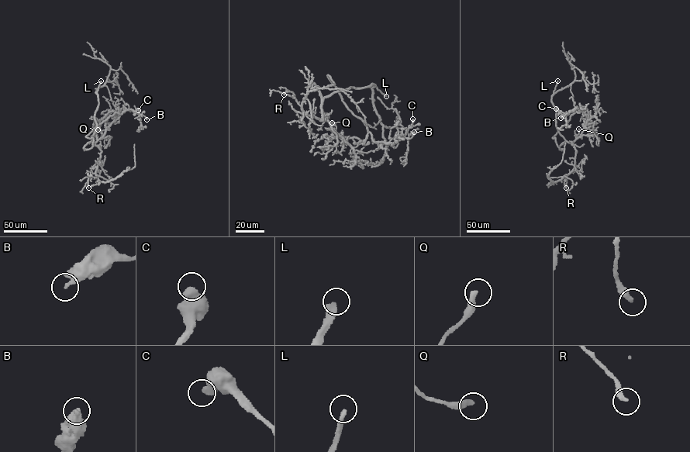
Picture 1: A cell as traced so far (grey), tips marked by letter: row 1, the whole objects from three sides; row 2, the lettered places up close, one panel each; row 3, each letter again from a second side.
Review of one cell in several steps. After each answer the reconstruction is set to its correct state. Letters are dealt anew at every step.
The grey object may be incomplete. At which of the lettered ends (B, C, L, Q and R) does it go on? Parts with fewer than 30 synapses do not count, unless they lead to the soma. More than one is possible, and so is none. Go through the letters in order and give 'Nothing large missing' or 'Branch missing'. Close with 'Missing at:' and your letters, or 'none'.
B: Nothing large missing
C: Nothing large missing
L: Branch missing
Q: Nothing large missing
R: Nothing large missing
Missing at: L

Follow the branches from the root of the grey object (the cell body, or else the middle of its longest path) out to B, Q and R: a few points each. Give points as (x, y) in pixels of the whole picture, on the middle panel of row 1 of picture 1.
B: (333, 93), (324, 98), (322, 112), (353, 147), (369, 132), (375, 141), (393, 143), (412, 138), (414, 132)
Q: (333, 93), (324, 98), (322, 106), (326, 120), (332, 122)
R: (333, 93), (323, 99), (321, 120), (305, 114), (292, 91), (286, 91), (284, 94)

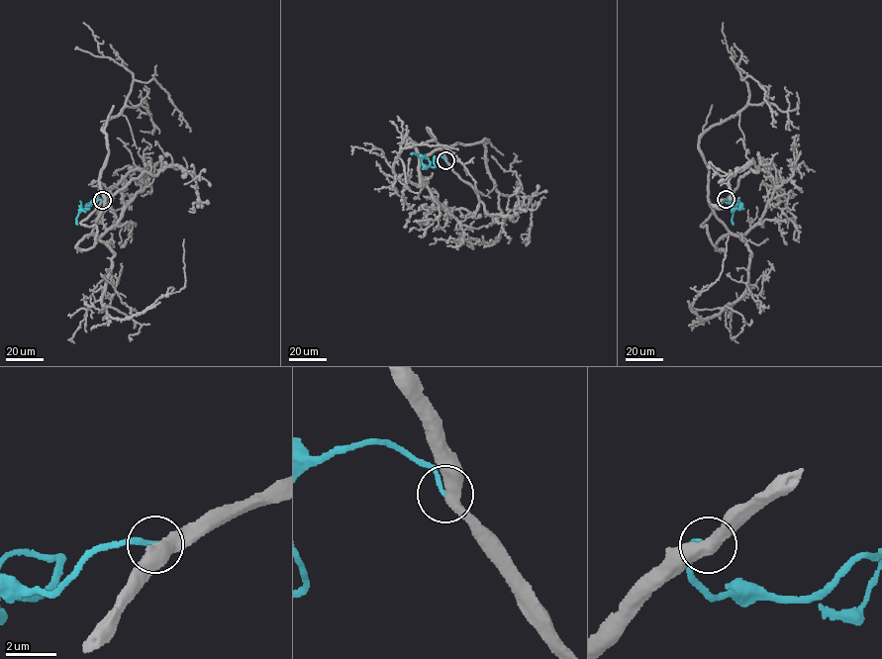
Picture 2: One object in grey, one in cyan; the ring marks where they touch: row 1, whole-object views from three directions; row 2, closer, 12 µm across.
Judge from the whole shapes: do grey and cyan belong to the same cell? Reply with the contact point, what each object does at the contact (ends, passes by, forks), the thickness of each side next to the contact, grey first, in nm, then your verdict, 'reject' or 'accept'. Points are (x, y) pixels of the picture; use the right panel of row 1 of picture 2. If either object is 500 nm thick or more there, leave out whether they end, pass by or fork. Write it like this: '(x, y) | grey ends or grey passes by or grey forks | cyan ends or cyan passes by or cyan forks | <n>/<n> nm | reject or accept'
(726, 199) | grey passes by | cyan ends | 480/180 nm | accept

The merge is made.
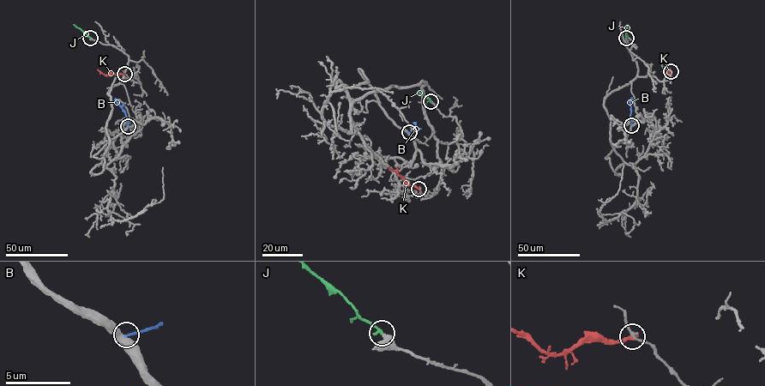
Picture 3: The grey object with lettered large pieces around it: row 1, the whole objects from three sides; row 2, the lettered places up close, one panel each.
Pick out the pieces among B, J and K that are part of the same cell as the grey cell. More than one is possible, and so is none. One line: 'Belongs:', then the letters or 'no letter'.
Belongs: J

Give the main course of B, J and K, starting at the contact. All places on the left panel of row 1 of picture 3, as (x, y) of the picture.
B: (128, 126), (124, 111), (115, 99)
J: (90, 38), (73, 24)
K: (124, 74), (105, 75), (98, 69)

